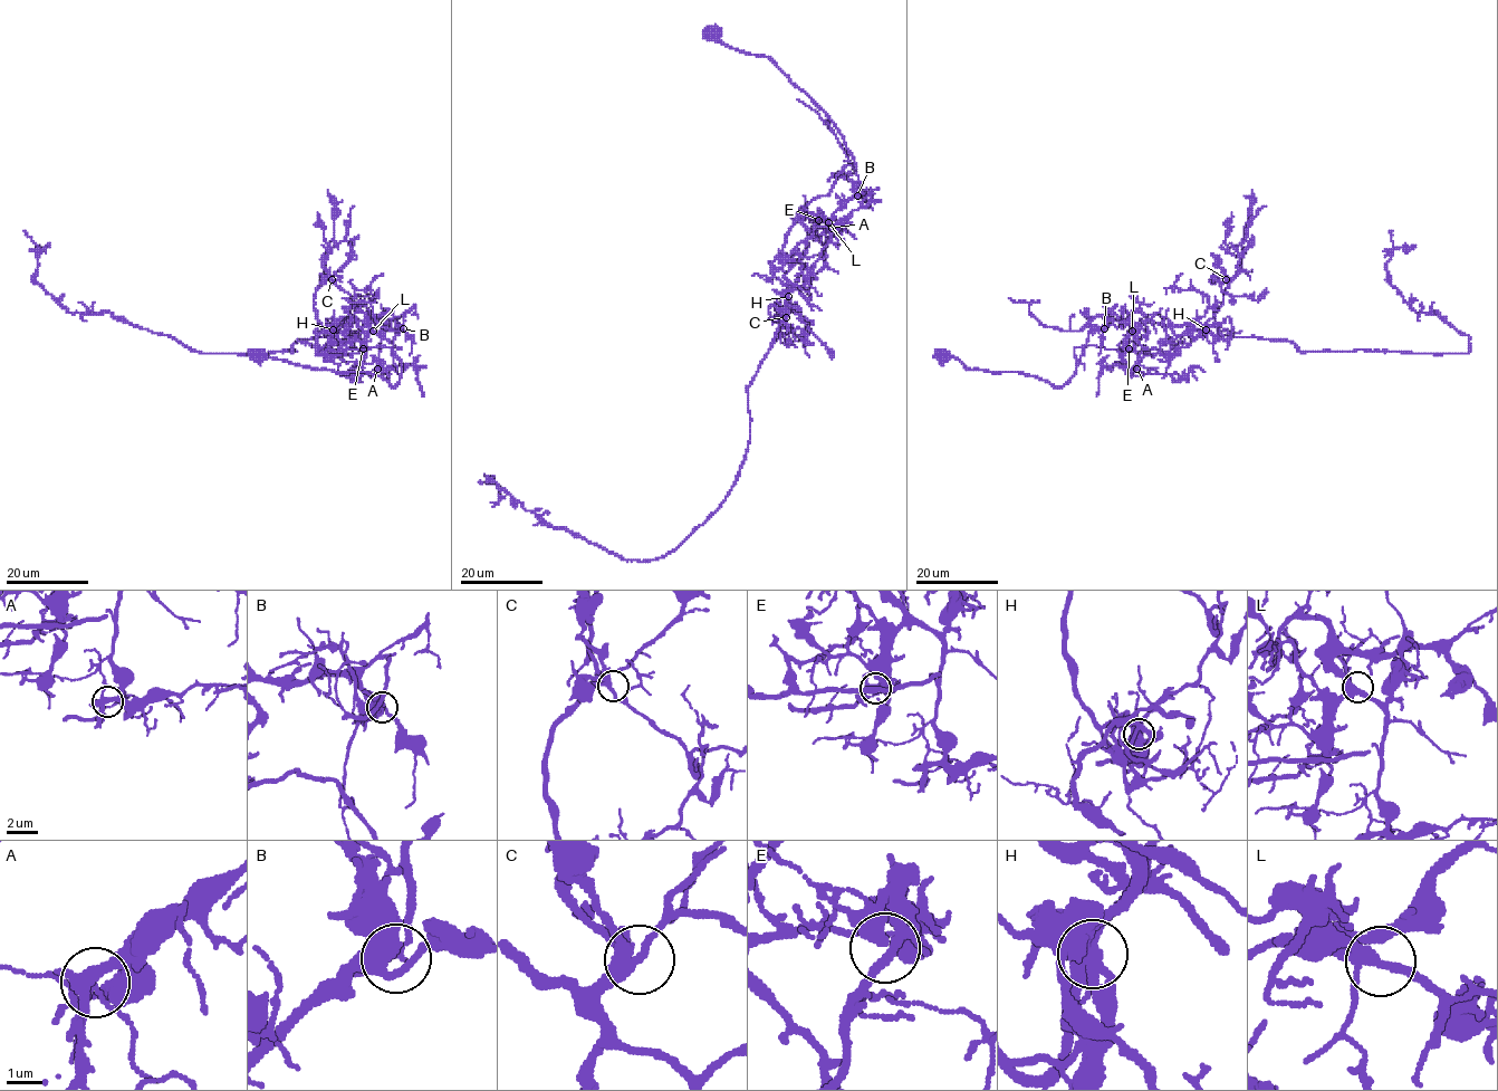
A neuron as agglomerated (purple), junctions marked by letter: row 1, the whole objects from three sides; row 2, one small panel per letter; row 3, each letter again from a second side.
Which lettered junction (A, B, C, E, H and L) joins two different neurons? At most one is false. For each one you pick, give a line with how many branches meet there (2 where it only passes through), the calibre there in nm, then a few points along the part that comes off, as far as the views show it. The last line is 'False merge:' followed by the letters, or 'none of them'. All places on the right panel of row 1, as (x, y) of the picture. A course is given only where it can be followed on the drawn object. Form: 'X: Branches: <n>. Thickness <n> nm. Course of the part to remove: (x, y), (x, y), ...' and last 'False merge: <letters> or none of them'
H: Branches: 4. Thickness 460 nm. Course of the part to remove: (1206, 329), (1300, 352), (1470, 350), (1388, 280), (1390, 255), (1411, 246)
False merge: H

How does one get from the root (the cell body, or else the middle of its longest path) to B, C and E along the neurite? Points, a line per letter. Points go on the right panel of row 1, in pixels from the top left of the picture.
B: (942, 355), (1059, 388), (1075, 370), (1075, 347), (1119, 348), (1131, 331), (1129, 321), (1116, 321), (1104, 328)
C: (942, 355), (1059, 388), (1075, 370), (1075, 347), (1169, 355), (1189, 328), (1219, 327), (1215, 310), (1226, 279)
E: (942, 355), (967, 369), (1023, 372), (1059, 388), (1075, 370), (1075, 347), (1119, 348), (1126, 341), (1129, 348)

